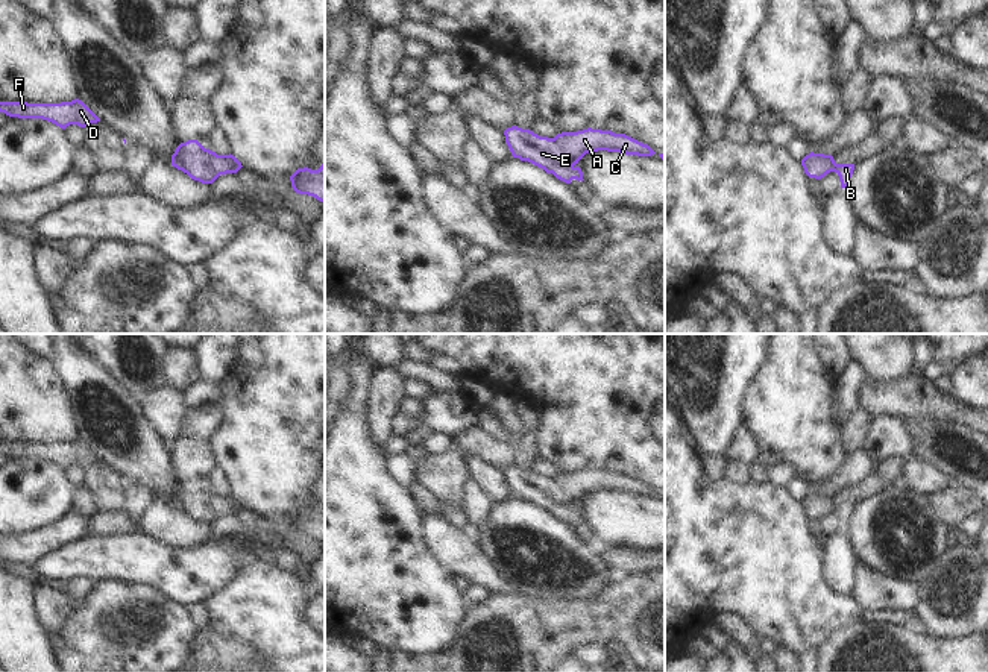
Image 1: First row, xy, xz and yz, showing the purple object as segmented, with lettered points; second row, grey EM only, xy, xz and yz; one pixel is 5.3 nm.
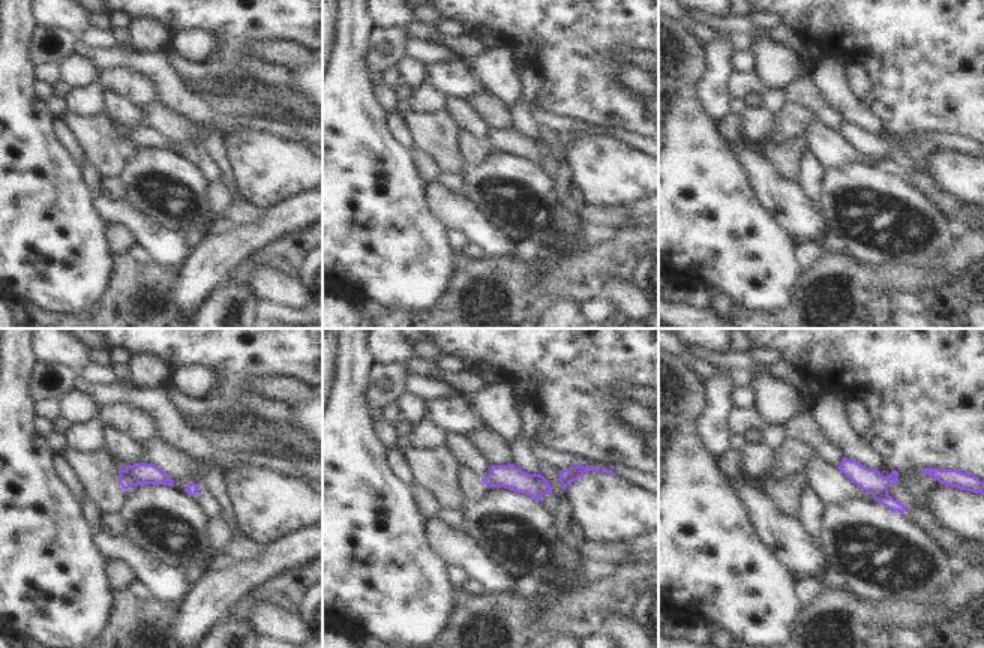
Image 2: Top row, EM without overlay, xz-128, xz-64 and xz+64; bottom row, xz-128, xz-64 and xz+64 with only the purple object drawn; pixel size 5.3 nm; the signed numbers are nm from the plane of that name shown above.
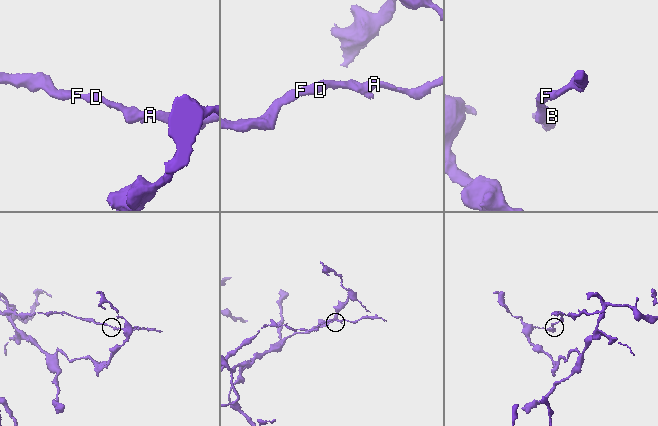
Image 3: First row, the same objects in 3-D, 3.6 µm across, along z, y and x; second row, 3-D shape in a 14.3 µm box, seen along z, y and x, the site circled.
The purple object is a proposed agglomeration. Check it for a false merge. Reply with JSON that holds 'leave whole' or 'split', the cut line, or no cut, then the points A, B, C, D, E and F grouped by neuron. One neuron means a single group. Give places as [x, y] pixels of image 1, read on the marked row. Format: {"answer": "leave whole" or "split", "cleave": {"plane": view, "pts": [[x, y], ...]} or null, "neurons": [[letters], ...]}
{"answer": "leave whole", "cleave": null, "neurons": [["A", "B", "C", "D", "E", "F"]]}

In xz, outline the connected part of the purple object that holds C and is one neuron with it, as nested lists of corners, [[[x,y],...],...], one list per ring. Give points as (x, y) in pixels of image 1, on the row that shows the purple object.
[[[511,126],[504,130],[504,135],[513,158],[528,161],[566,184],[572,179],[584,181],[577,164],[589,152],[607,150],[637,156],[656,153],[648,144],[625,133],[592,127],[548,138],[530,129]]]

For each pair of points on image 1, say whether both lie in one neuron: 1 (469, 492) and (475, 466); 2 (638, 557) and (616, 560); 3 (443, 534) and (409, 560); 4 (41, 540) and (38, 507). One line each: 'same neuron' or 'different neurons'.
1: different neurons
2: same neuron
3: different neurons
4: different neurons

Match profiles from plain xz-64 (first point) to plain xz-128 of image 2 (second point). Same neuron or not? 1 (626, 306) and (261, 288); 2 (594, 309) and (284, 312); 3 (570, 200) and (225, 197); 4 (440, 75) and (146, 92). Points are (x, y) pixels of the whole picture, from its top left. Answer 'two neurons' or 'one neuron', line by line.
1: one neuron
2: one neuron
3: one neuron
4: one neuron

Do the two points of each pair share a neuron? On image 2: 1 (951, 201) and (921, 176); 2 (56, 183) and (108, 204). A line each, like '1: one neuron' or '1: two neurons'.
1: one neuron
2: two neurons

